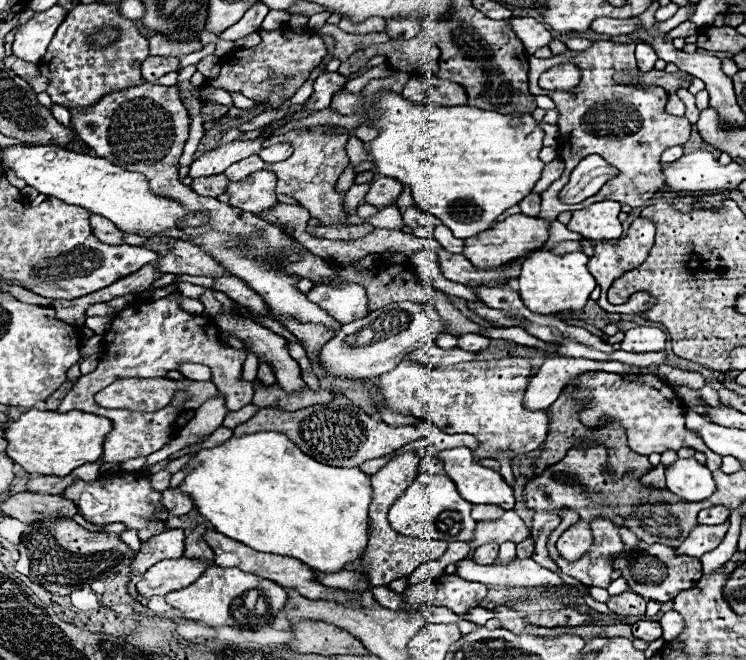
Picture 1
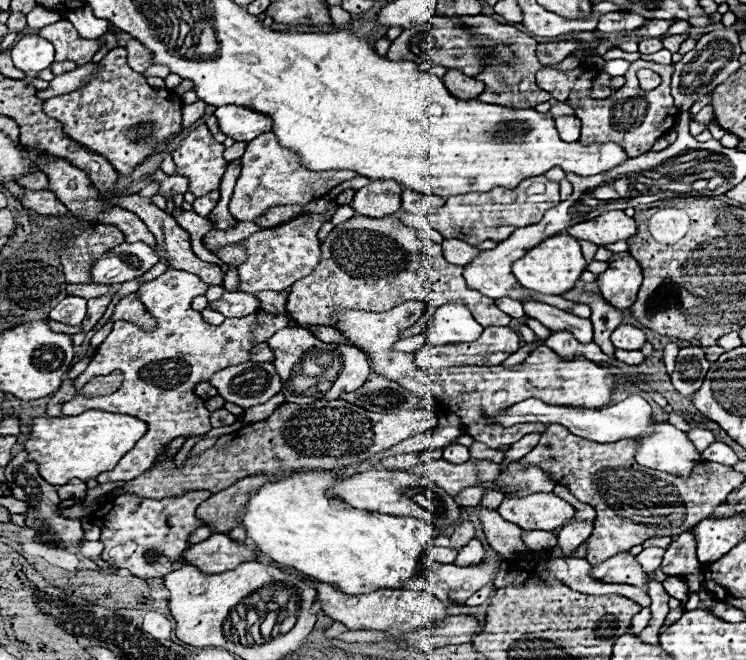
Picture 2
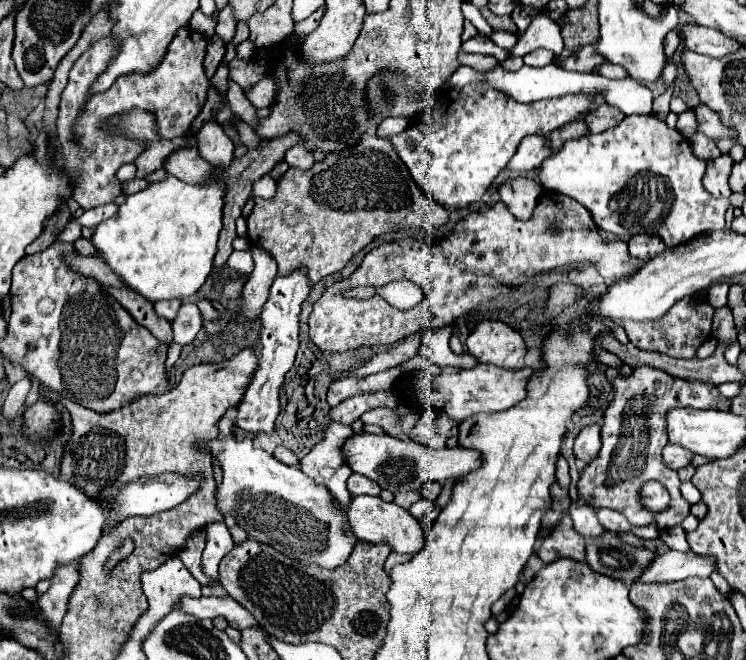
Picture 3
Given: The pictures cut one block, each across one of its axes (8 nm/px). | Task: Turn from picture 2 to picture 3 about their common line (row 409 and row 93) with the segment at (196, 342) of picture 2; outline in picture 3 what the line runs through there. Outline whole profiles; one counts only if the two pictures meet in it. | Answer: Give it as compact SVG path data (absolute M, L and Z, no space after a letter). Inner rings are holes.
M178 28L162 64L154 68L154 72L146 72L146 76L122 76L122 80L114 82L110 92L102 92L102 96L86 96L86 88L90 88L92 80L102 74L102 68L110 64L110 56L114 56L114 44L110 44L110 36L94 42L74 64L70 70L70 82L62 92L60 116L58 116L58 142L60 154L64 160L64 170L74 184L74 200L84 208L96 208L100 204L110 204L116 196L122 194L122 182L118 182L116 172L122 164L134 162L134 158L142 152L142 148L126 138L110 138L104 136L100 124L120 110L130 110L132 106L140 106L150 110L158 118L158 126L164 138L180 138L184 136L194 118L200 114L206 92L208 78L204 74L204 54L206 54L208 38L192 28Z

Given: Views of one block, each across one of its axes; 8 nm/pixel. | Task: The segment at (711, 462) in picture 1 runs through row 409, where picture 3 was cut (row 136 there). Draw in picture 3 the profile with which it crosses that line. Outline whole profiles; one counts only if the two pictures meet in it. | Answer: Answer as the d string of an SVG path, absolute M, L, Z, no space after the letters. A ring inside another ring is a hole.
M646 114L646 116L626 116L620 124L616 124L614 128L608 128L606 132L602 134L586 134L582 138L576 138L576 140L570 140L566 142L558 152L550 154L538 168L538 178L540 178L540 184L544 190L550 190L550 192L558 192L558 194L566 194L570 198L574 198L576 202L580 202L582 206L586 206L592 216L594 216L594 222L600 230L606 230L622 240L628 240L630 236L634 234L652 234L652 236L660 236L664 240L664 244L668 248L674 248L678 244L684 244L686 240L692 240L694 236L702 234L702 232L710 232L710 230L722 230L724 228L724 214L730 206L728 198L714 198L712 194L708 194L702 186L702 176L704 176L704 170L706 170L706 160L698 160L694 154L692 154L692 148L690 148L690 140L684 138L676 128L668 128L668 124L664 120L658 120L656 116L652 114Z

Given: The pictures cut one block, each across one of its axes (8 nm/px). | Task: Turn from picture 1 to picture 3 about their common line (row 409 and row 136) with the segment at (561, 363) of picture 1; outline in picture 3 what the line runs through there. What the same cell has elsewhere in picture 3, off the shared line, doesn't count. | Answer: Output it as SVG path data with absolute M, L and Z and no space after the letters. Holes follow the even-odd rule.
M526 136L526 140L522 140L518 152L510 160L508 168L514 174L526 174L530 170L536 170L550 152L552 148L548 144L548 136Z

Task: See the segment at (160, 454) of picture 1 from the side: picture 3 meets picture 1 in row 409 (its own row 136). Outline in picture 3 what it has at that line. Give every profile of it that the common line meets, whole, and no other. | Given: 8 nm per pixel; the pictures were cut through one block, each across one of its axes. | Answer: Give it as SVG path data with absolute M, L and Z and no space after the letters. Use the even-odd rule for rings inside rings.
M208 122L198 132L198 152L206 162L228 168L234 158L234 144L218 122Z

